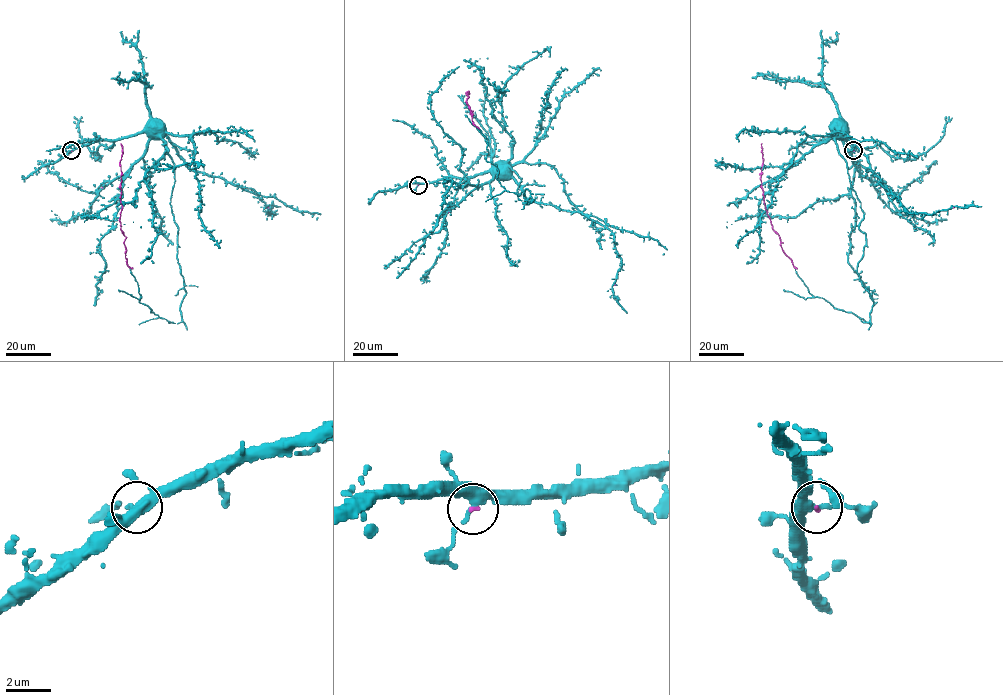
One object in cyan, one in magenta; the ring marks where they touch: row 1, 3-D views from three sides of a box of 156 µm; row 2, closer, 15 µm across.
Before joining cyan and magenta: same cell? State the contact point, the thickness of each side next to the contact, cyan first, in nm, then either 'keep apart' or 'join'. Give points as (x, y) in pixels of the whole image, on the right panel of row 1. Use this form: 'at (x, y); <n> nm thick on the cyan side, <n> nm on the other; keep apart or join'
at (853, 150); 320 nm thick on the cyan side, 130 nm on the other; join

